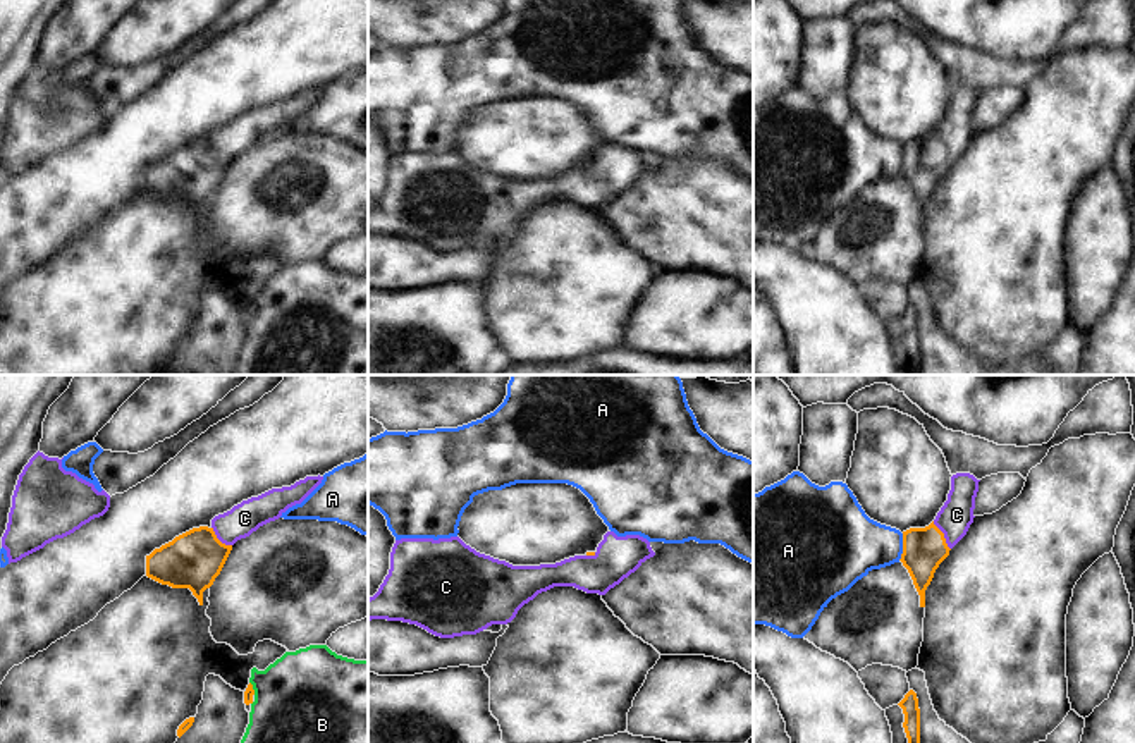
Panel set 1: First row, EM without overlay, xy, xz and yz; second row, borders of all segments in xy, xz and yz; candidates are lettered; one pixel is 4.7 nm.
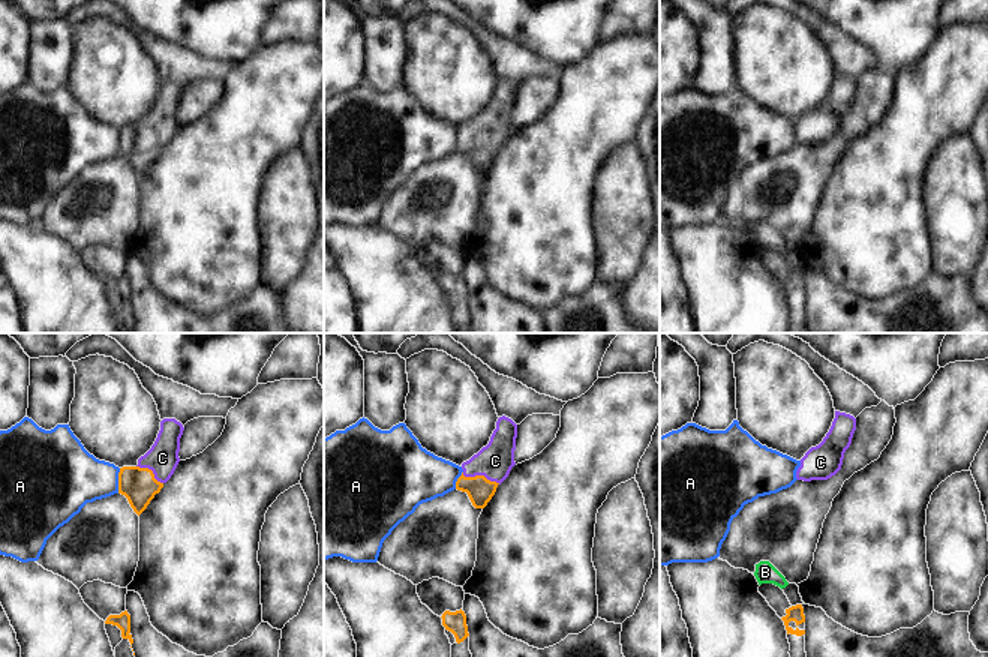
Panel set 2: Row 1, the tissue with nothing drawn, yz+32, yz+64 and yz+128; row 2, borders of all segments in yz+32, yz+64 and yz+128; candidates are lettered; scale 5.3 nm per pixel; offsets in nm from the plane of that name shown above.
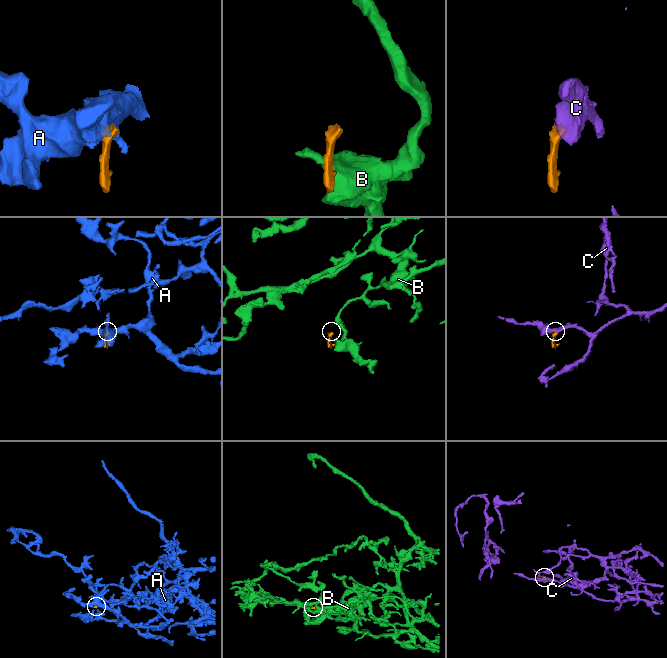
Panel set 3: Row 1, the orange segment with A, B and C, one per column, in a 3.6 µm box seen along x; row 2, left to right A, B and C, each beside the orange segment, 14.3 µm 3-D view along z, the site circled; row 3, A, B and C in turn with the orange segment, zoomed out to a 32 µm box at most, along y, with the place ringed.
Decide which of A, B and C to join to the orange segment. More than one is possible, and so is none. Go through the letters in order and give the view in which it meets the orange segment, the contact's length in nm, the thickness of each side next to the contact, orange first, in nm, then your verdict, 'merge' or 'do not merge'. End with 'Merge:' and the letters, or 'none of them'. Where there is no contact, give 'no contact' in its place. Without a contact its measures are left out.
A: contact in yz; length 130 nm; calibres 200 and 300 nm; do not merge
B: contact in xy; length 70 nm; calibres 50 and 440 nm; do not merge
C: contact in yz; length 160 nm; calibres 200 and 160 nm; merge
Merge: C

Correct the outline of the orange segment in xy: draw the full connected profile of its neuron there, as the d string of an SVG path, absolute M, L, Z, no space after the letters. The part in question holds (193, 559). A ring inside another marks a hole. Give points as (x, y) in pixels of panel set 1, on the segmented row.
M320 475L306 476L291 487L272 488L215 516L210 528L175 537L146 556L146 576L172 588L189 588L203 605L203 592L220 574L232 545L301 504L322 480Z

